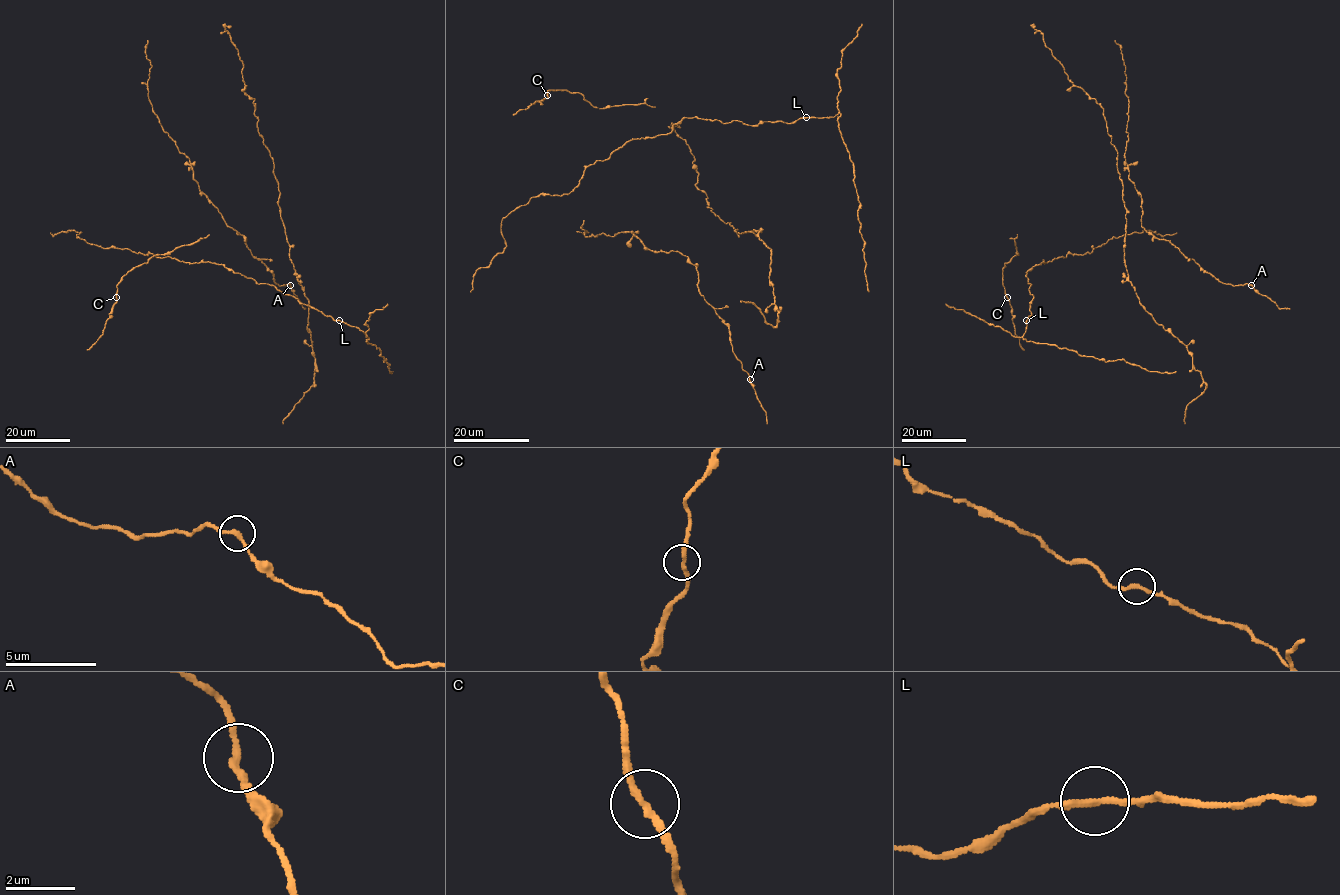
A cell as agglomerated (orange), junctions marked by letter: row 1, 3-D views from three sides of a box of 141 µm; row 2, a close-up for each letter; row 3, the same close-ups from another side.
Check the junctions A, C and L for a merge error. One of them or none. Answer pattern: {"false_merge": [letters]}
{"false_merge": []}

